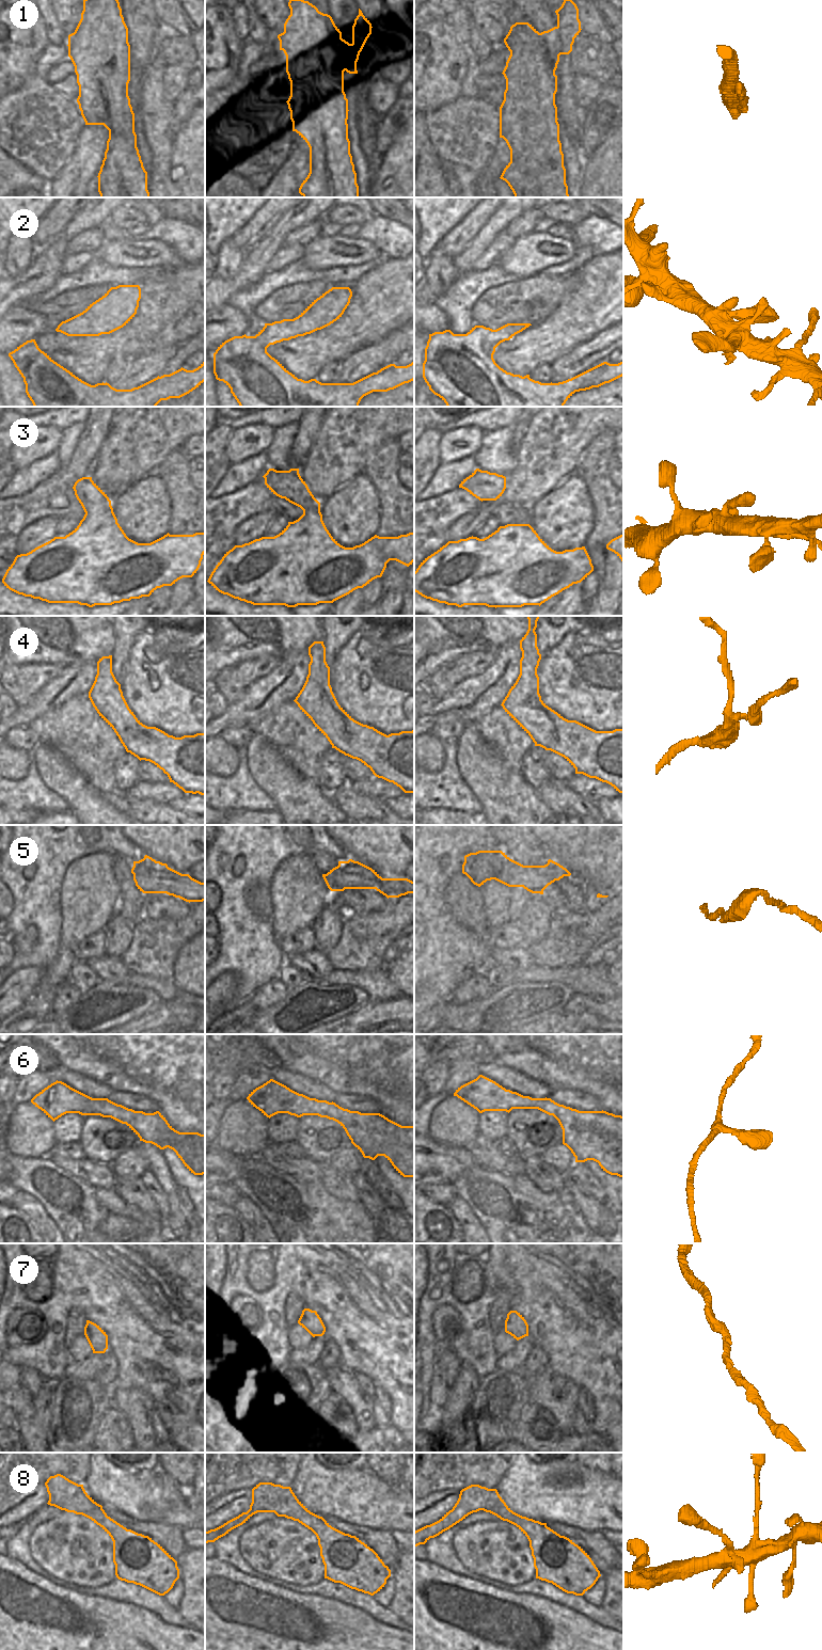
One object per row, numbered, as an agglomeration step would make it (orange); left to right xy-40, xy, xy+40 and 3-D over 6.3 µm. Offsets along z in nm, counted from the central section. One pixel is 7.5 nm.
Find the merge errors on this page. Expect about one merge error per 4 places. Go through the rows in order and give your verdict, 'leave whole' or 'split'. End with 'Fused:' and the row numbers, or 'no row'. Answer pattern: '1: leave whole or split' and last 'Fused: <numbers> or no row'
1: split
2: leave whole
3: leave whole
4: leave whole
5: leave whole
6: leave whole
7: leave whole
8: leave whole
Fused: 1

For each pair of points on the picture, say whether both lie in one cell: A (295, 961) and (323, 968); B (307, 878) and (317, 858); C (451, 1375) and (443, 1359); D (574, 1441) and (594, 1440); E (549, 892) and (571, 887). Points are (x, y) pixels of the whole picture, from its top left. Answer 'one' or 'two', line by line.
A: one
B: two
C: one
D: one
E: one

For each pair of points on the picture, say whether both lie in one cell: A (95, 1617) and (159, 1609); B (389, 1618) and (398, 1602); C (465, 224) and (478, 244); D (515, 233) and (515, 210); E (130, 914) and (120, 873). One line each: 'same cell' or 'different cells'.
A: different cells
B: different cells
C: different cells
D: different cells
E: same cell

